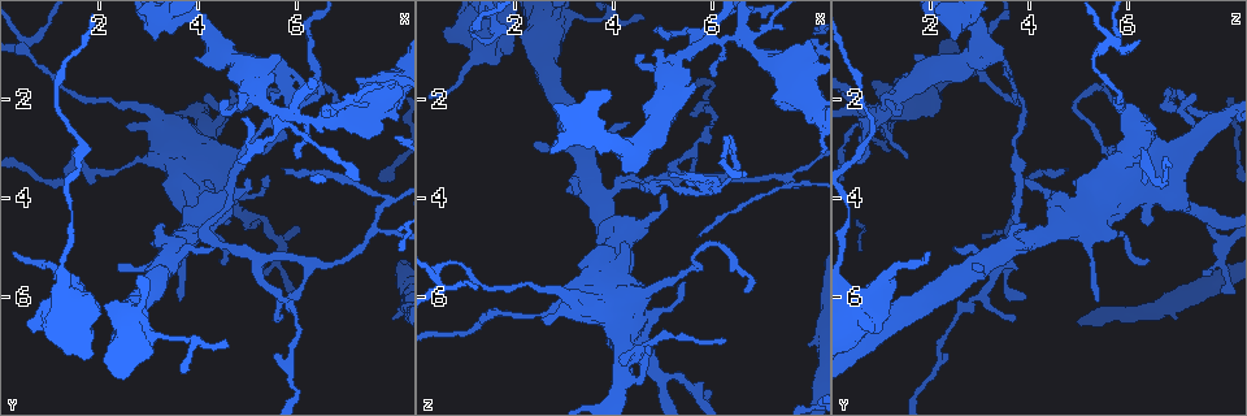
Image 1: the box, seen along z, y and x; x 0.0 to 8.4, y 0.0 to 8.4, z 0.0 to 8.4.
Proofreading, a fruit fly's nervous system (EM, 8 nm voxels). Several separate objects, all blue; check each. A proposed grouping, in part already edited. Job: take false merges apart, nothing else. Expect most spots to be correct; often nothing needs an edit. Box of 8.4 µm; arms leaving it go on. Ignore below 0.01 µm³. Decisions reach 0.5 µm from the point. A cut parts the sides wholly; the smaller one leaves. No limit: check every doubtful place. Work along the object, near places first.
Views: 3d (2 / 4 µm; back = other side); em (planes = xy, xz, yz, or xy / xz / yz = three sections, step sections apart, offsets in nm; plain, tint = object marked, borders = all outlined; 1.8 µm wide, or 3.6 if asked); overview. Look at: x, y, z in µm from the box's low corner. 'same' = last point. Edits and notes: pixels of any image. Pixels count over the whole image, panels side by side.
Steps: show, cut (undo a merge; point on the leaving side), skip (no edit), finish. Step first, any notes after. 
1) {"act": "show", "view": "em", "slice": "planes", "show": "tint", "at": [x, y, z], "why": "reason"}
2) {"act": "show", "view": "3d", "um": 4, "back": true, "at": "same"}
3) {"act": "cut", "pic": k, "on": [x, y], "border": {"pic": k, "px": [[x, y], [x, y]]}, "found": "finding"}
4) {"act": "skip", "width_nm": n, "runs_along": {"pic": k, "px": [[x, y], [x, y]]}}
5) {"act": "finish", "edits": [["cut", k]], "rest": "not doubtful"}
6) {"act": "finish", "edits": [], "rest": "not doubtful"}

{"act": "show", "view": "3d", "um": 4, "back": true, "at": [3.75, 3.40, 5.95], "why": "sudden change in width"}

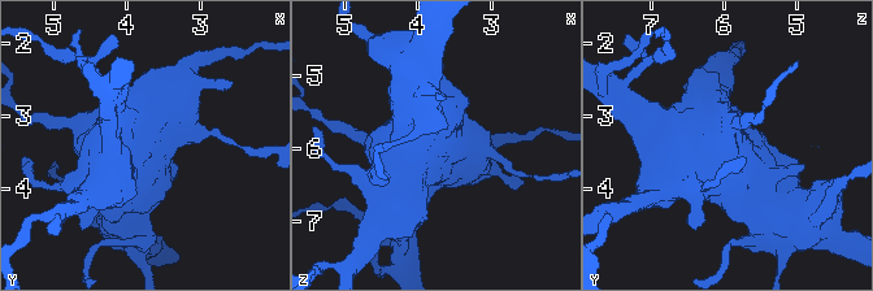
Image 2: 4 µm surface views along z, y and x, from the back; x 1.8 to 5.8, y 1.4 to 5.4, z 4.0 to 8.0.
{"act": "show", "view": "em", "slice": "planes", "show": "tint", "at": [3.70, 3.45, 5.95]}

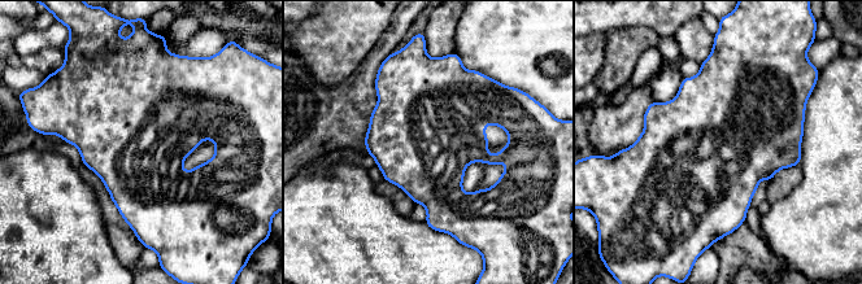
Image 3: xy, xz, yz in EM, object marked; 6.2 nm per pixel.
{"act": "skip", "width_nm": 700, "found": "one neuron here"}

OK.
{"act": "show", "view": "3d", "um": 4, "at": [5.75, 2.25, 3.90], "why": "a narrow waist"}

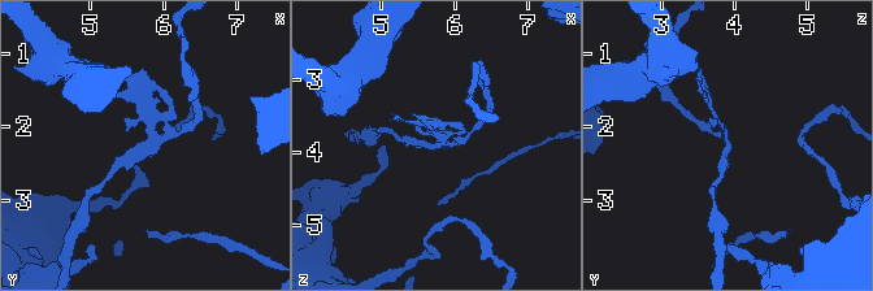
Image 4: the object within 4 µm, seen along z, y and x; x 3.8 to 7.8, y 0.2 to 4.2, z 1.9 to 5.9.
{"act": "show", "view": "em", "slice": "xy", "step": 8, "show": "tint", "at": [5.75, 2.25, 3.95]}

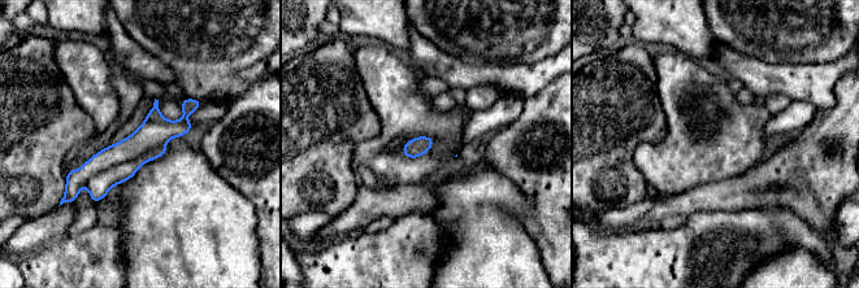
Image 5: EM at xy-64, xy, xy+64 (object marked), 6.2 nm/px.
{"act": "show", "view": "em", "slice": "xz", "step": 4, "show": "tint", "at": "same"}

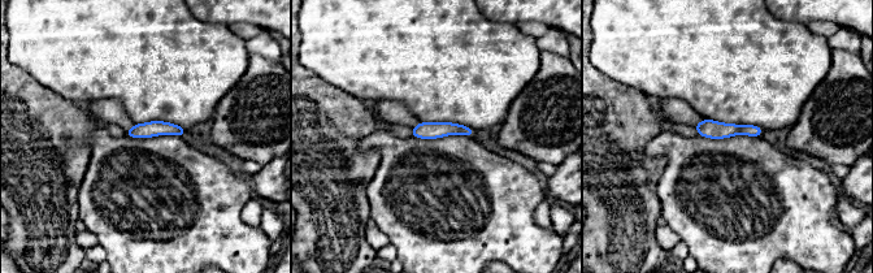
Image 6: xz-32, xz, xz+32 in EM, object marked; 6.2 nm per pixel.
{"act": "skip", "runs_along": {"pic": 6, "px": [[699, 128], [759, 131]]}, "found": "continuous, no second neuron"}

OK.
{"act": "show", "view": "3d", "um": 2, "at": [6.70, 2.35, 0.80], "why": "sudden change in width"}

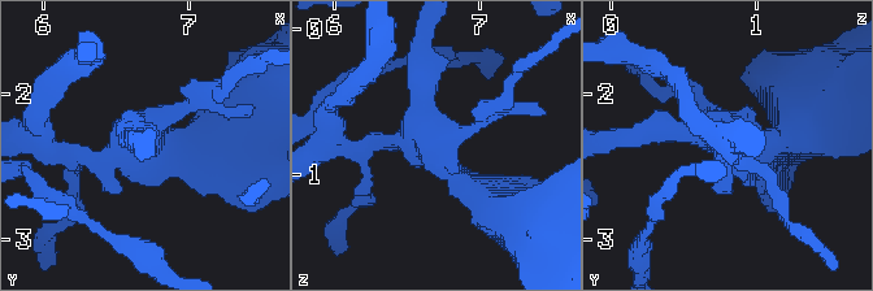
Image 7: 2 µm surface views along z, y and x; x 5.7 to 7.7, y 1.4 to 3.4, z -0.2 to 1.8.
{"act": "show", "view": "em", "slice": "yz", "step": 16, "show": "tint", "at": "same", "why": "now the EM"}

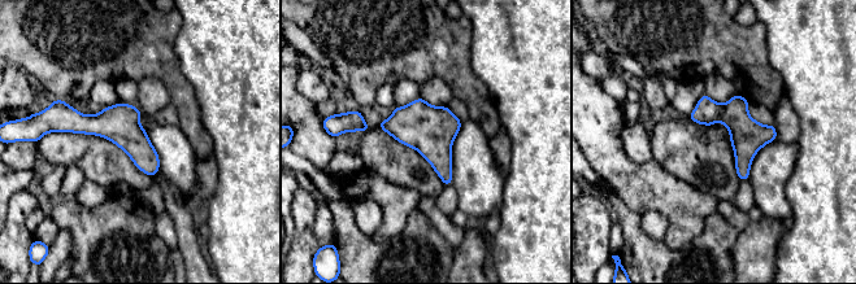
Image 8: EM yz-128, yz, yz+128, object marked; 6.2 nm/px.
{"act": "show", "view": "em", "slice": "planes", "show": "tint", "at": "same"}

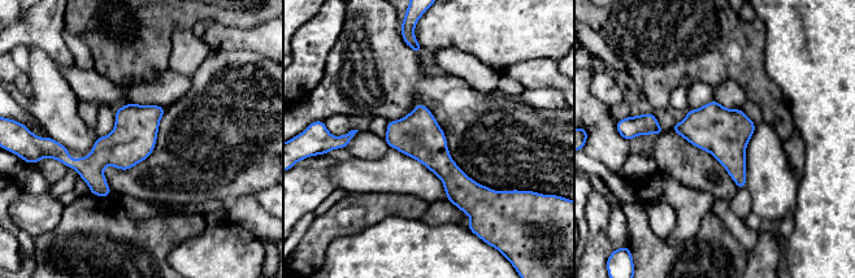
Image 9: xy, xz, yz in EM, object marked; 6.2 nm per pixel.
{"act": "skip", "width_nm": 280, "runs_along": {"pic": 9, "px": [[391, 124], [454, 178], [469, 208]]}, "found": "one neuron here"}

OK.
{"act": "show", "view": "em", "slice": "planes", "show": "tint", "at": [5.60, 2.30, 0.95], "why": "four or more arms meet"}

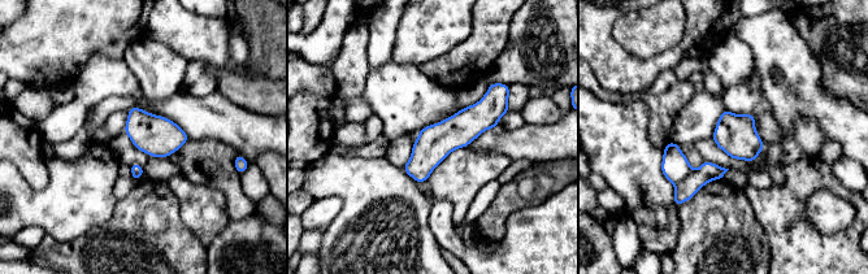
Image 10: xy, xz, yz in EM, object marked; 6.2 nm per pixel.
{"act": "cut", "pic": 10, "on": [675, 166], "width_nm": 220, "found": "a second neuron is stuck on"}

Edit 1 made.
{"act": "show", "view": "overview"}

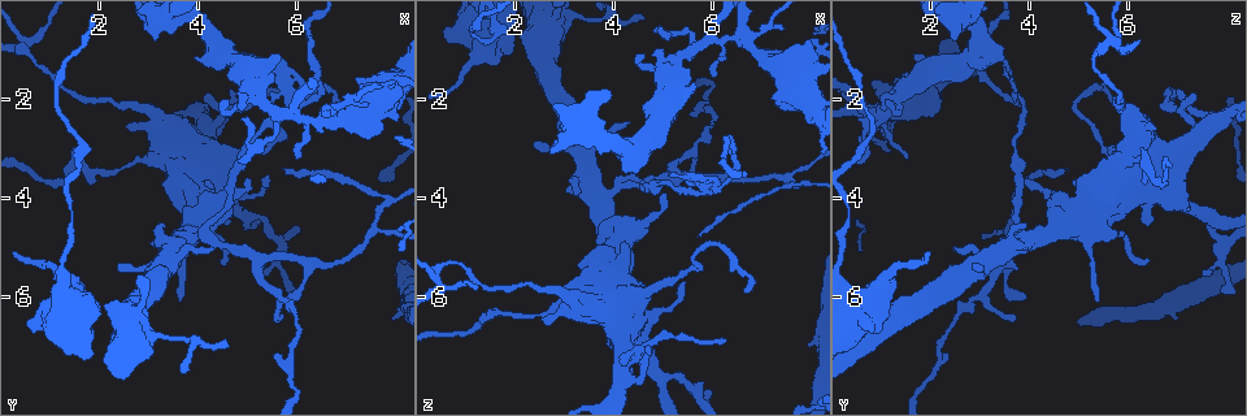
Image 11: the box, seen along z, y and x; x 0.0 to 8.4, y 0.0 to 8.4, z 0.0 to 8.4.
{"act": "show", "view": "3d", "um": 2, "at": [7.60, 4.30, 3.70], "why": "looks like a crossing"}

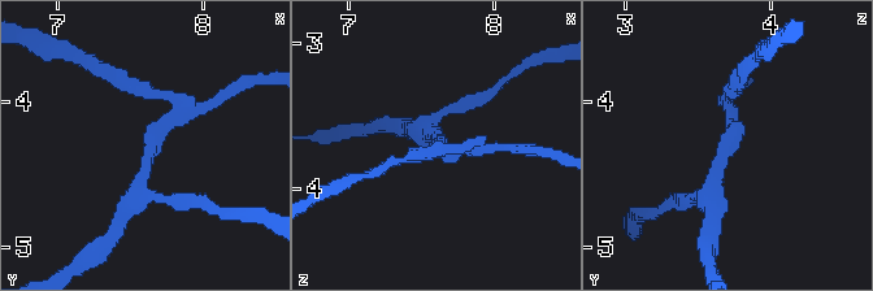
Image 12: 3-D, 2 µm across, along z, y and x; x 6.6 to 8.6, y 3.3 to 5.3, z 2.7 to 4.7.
{"act": "show", "view": "em", "slice": "planes", "show": "tint", "at": [7.64, 4.24, 3.74], "arms": 4, "why": "shape alone is not enough"}

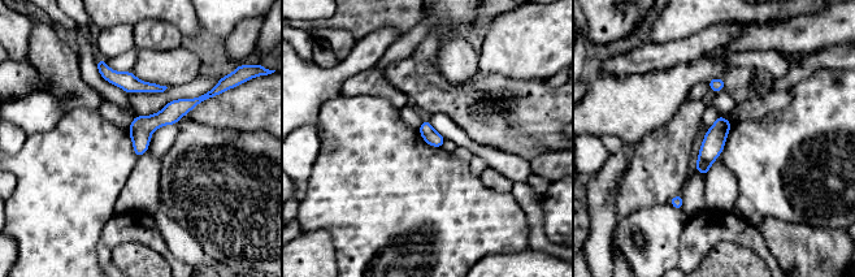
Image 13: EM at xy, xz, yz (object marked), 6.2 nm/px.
{"act": "skip", "width_nm": 100, "runs_along": {"pic": 13, "px": [[195, 102], [159, 118], [138, 151]]}, "found": "all the same neuron"}

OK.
{"act": "finish", "edits": [["cut", 10]], "rest": "not doubtful"}

